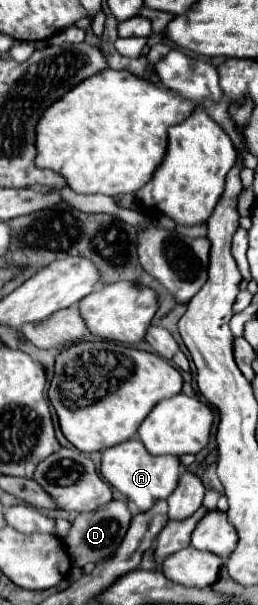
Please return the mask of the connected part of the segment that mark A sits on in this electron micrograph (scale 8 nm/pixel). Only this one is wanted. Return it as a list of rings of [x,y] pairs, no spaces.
[[[128,439],[116,447],[108,447],[102,451],[102,463],[100,463],[102,477],[114,489],[118,489],[138,513],[144,513],[156,501],[166,499],[174,491],[180,471],[182,467],[178,463],[178,457],[172,457],[172,455],[154,457],[144,449],[144,445],[138,439]]]

